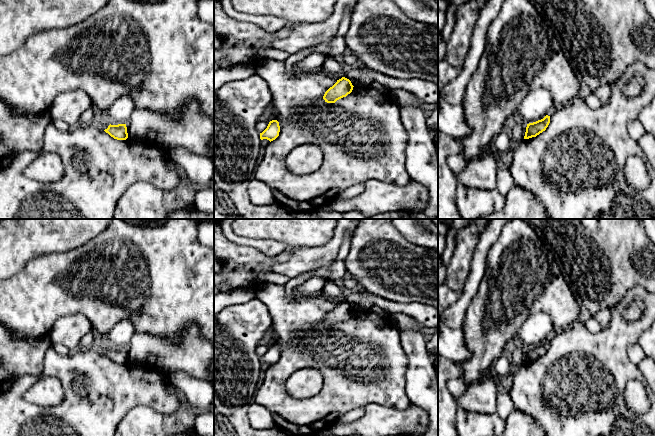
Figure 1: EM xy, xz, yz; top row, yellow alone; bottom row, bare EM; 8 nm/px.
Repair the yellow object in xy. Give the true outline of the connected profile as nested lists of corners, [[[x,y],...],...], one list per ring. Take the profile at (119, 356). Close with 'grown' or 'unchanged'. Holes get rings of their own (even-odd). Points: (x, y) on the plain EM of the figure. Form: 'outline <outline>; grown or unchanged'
outline [[[126,348],[109,349],[107,353],[104,354],[111,361],[117,364],[126,364],[128,362]]]; unchanged

